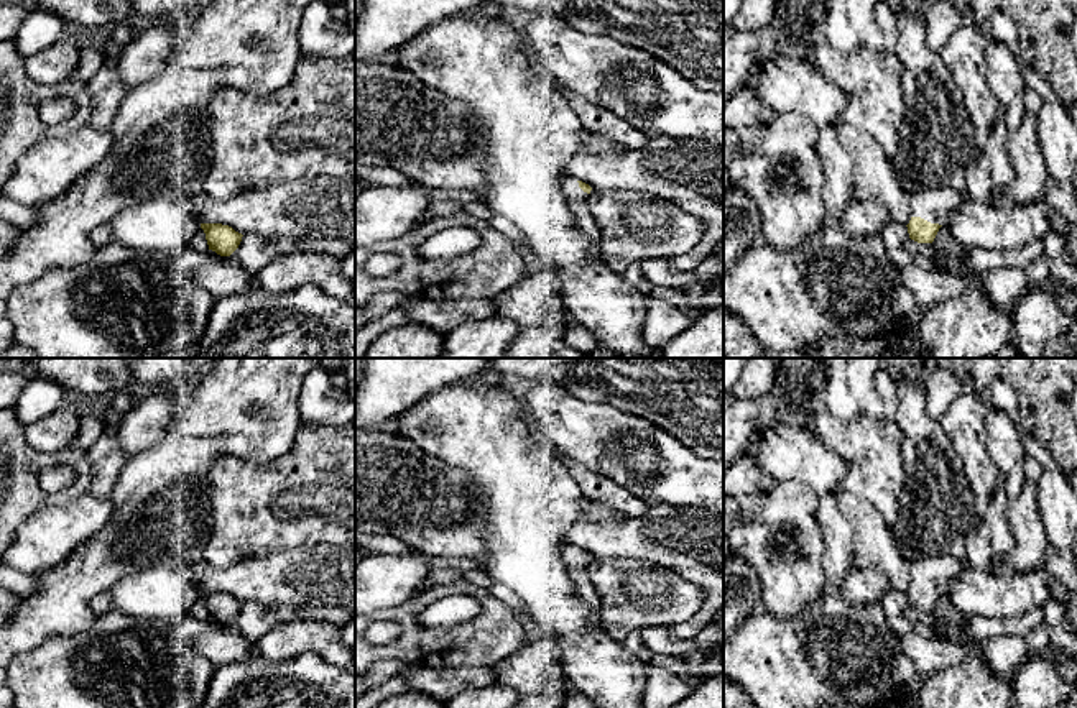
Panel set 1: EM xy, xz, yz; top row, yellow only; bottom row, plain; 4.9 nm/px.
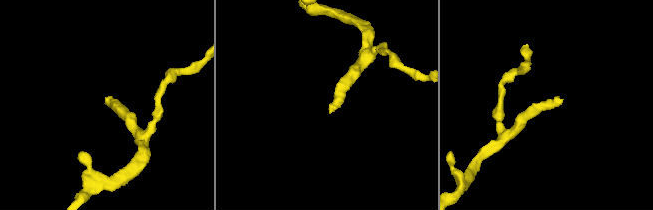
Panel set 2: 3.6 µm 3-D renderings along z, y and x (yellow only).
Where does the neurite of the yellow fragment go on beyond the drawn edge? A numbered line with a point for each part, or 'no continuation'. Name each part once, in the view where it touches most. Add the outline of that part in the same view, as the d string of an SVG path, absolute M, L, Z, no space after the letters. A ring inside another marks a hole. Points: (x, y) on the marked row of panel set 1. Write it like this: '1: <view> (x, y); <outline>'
1: yz (934, 206); M950 187L922 189L911 194L913 217L931 223L947 225L949 215L957 210L970 195L967 191Z

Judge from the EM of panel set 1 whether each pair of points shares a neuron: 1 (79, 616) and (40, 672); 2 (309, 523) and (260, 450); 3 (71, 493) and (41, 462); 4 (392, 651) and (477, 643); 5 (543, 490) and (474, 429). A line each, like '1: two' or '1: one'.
1: two
2: two
3: one
4: one
5: one

